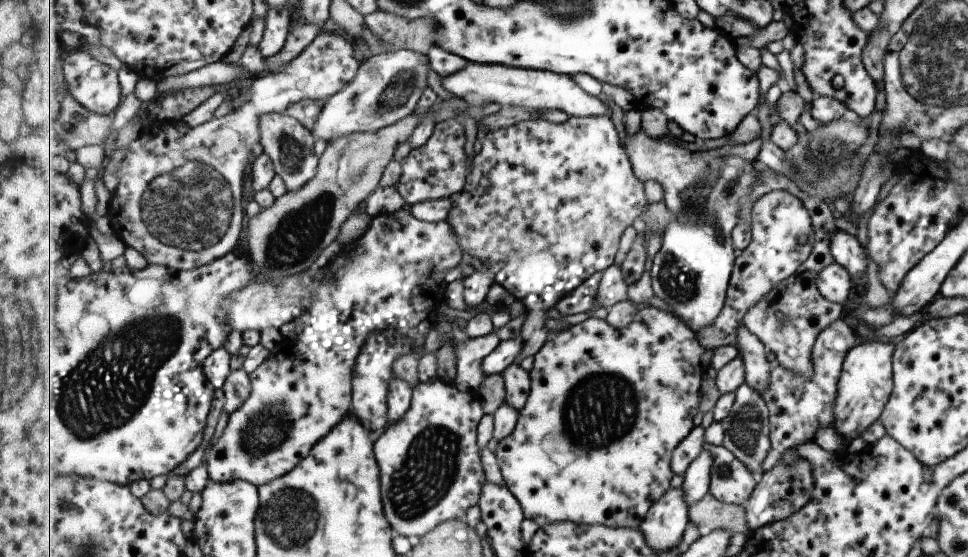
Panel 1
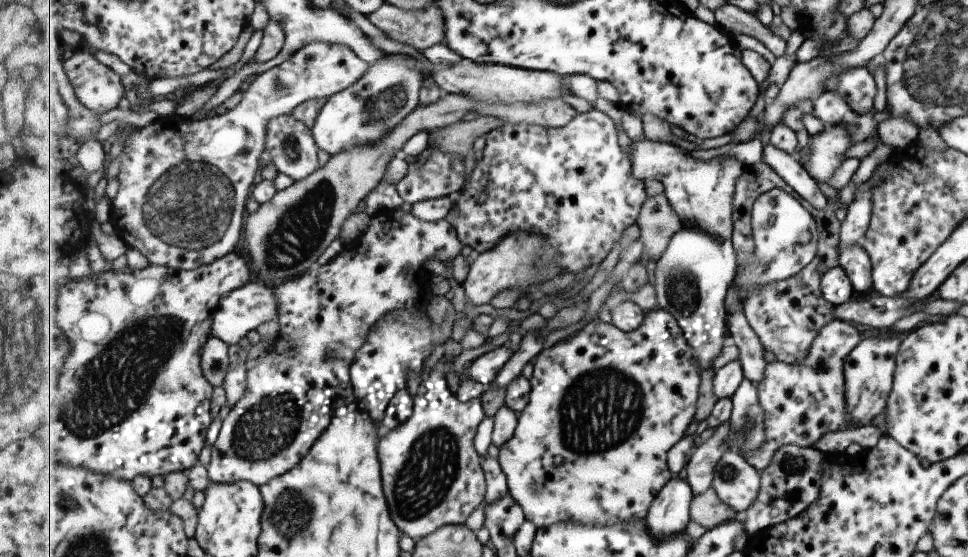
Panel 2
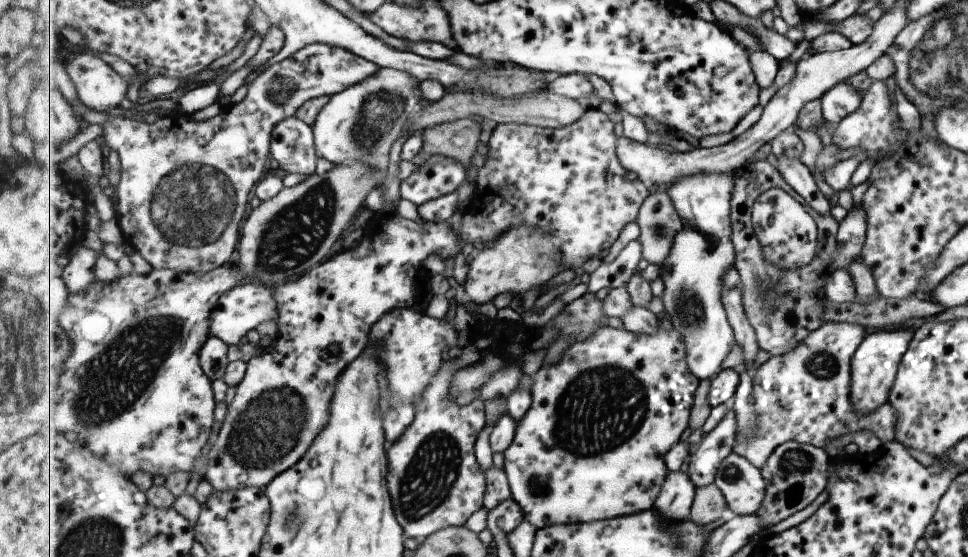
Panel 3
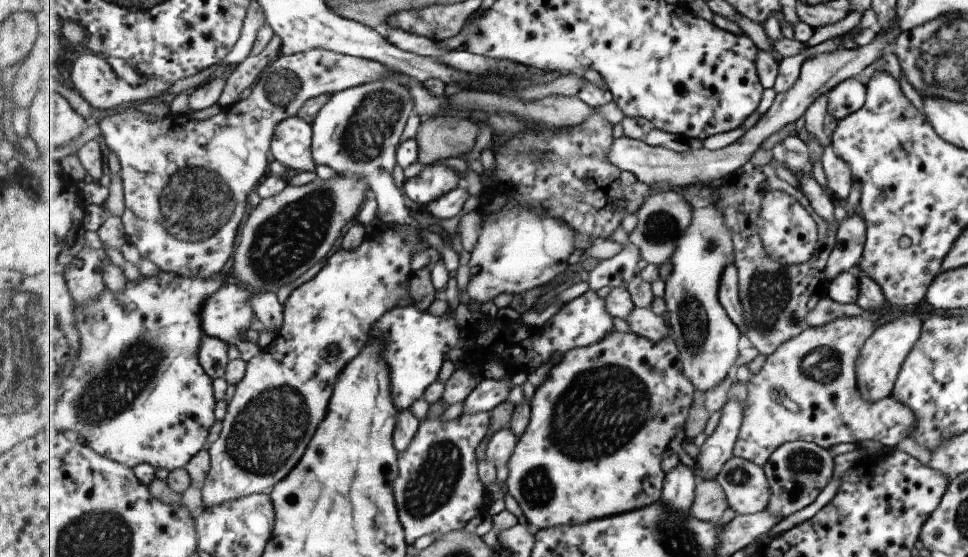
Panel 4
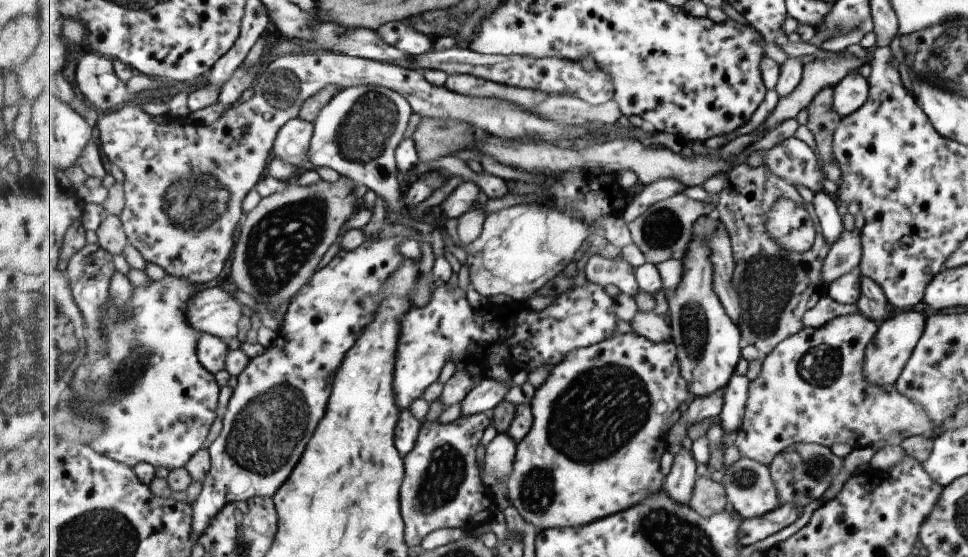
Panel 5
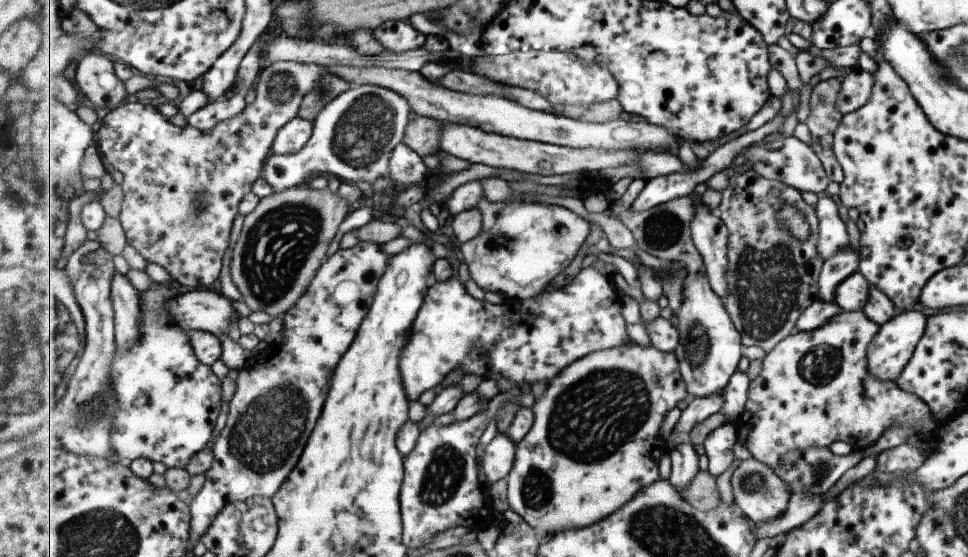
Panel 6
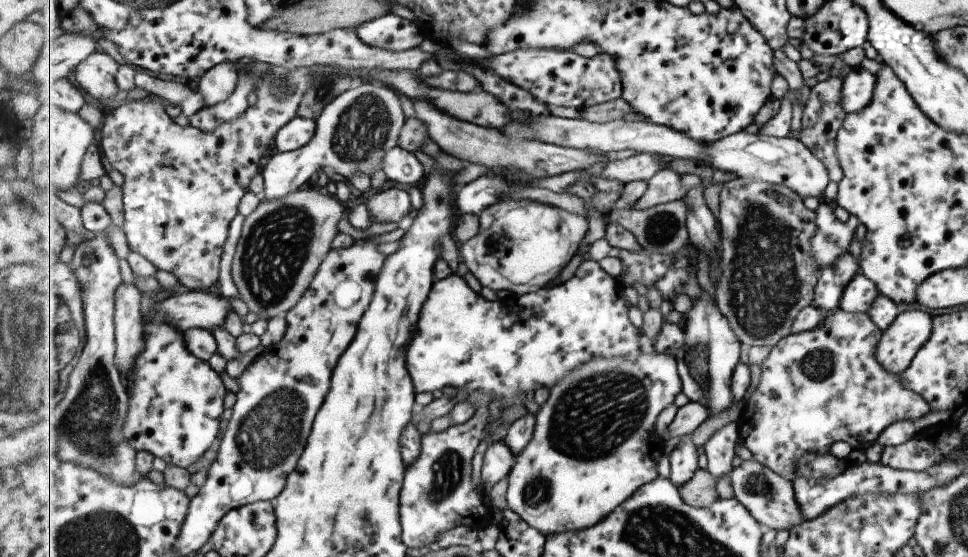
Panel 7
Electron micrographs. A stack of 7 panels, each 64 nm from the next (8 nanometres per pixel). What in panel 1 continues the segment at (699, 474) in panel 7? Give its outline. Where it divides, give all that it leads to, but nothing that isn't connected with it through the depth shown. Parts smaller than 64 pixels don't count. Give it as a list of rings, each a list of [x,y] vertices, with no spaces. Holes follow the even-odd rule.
[[[711,492],[690,506],[690,521],[696,524],[701,535],[709,535],[719,529],[743,534],[751,531],[745,505],[723,503]]]

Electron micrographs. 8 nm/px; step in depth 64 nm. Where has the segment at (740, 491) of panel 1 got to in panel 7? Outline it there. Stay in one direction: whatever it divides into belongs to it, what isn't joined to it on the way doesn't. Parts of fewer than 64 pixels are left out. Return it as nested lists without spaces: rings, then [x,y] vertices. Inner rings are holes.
[[[755,458],[743,461],[741,465],[734,468],[731,483],[735,497],[766,529],[790,531],[791,528],[795,528],[803,522],[799,508],[797,508],[798,499],[794,481],[787,480],[786,477],[773,472],[771,468],[762,465]]]

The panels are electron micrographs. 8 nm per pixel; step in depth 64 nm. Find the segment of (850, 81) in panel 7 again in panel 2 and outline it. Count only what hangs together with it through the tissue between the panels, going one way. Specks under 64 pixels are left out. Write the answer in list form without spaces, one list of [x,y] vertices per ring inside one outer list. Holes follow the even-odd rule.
[[[824,91],[813,100],[811,114],[817,117],[826,127],[839,125],[852,113],[850,101],[839,93]]]

